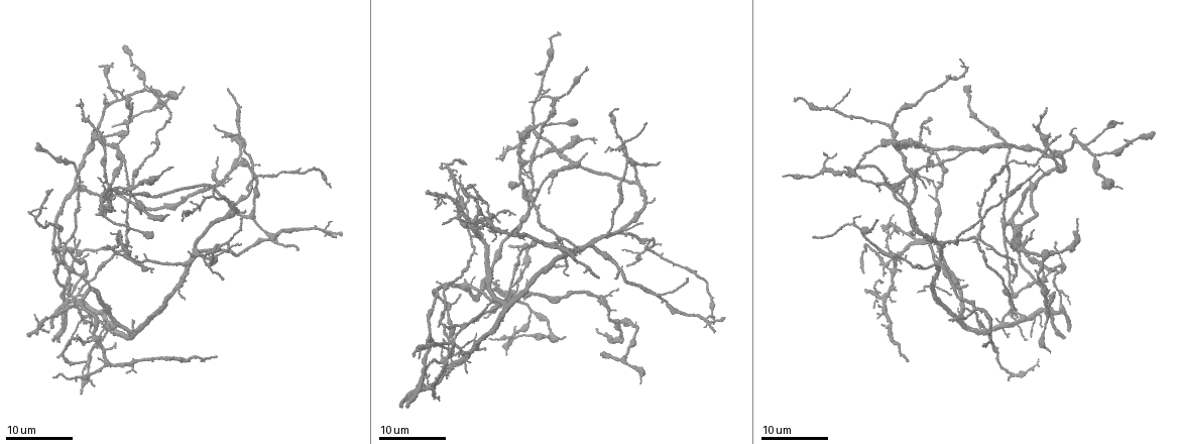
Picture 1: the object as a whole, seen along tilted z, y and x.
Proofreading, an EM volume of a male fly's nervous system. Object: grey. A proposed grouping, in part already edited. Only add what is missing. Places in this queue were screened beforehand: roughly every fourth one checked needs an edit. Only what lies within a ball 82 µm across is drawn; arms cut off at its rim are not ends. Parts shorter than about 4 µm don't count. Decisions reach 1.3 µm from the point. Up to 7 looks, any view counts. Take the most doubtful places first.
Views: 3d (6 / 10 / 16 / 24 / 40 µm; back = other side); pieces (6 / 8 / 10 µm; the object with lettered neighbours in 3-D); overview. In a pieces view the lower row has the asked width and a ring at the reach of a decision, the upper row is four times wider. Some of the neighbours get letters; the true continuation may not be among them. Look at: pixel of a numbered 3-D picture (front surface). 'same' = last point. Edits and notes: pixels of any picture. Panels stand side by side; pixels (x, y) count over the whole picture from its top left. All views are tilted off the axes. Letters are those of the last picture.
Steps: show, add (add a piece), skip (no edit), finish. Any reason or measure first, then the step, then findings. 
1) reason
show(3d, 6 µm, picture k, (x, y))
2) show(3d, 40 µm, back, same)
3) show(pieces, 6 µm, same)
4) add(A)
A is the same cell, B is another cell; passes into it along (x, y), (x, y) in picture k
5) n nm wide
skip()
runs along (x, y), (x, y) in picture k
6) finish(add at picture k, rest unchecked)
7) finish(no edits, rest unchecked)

long arm stops here
show(3d, 24 µm, picture 1, (1037, 169))

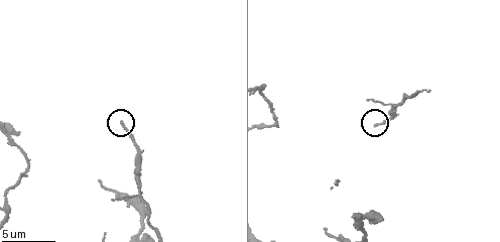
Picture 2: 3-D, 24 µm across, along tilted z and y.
show(pieces, 8 µm, picture 2, (374, 126))

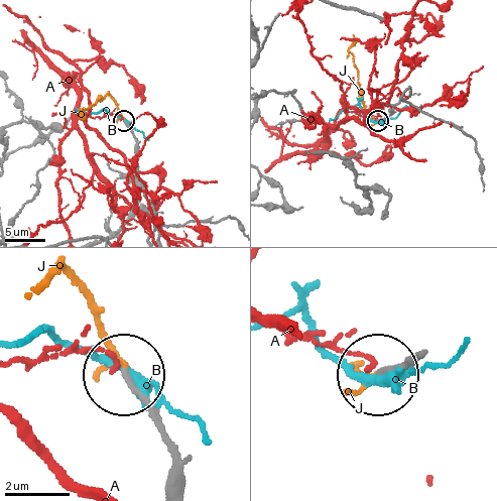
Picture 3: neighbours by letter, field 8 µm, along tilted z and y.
add(J)
J is the same cell, A and B are other cells; passes into it along (180, 480), (90, 294), (65, 270), (47, 286) in picture 3; the neuron continues

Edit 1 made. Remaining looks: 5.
see it whole again
show(overview)

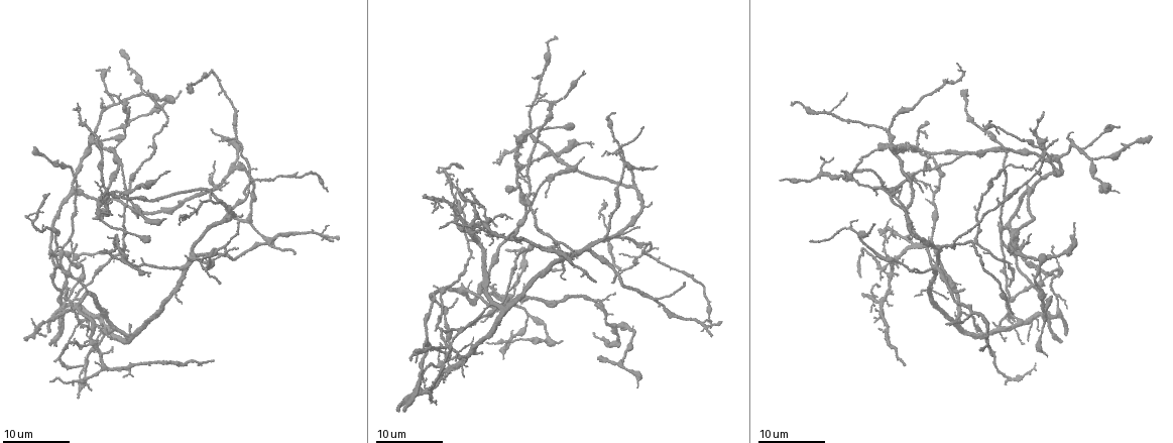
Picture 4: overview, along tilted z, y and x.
branch stops here
show(3d, 16 µm, picture 4, (610, 283))

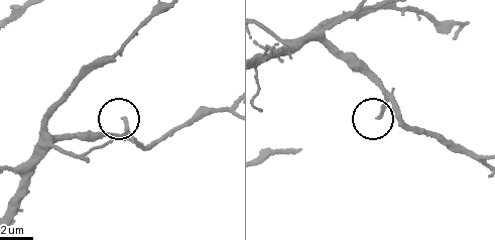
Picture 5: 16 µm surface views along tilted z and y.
show(3d, 6 µm, picture 5, (377, 119))

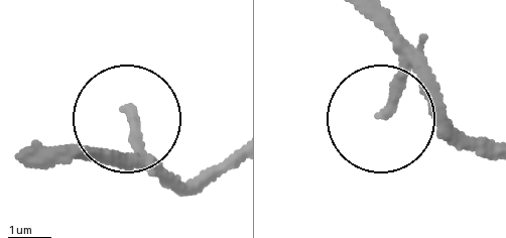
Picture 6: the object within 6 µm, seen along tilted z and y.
show(pieces, 10 µm, picture 6, (382, 114))

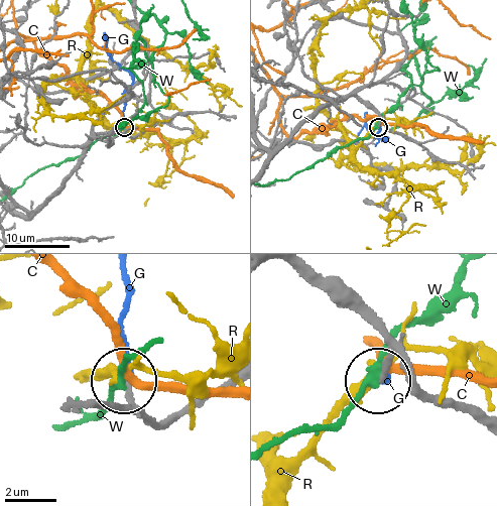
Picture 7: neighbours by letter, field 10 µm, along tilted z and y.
skip()
C, G, R and W are other cells; runs along (318, 273), (350, 290), (384, 339), (390, 364), (379, 377) in picture 7; no lettered piece goes on from it

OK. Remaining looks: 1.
finish(add at picture 3, rest unchecked)

